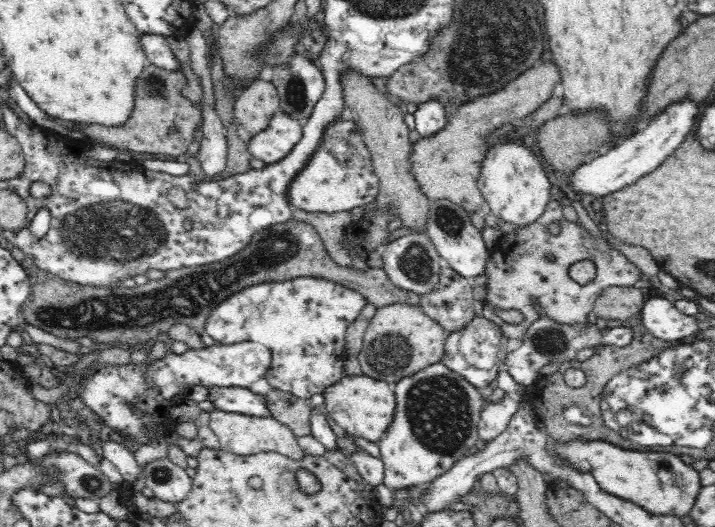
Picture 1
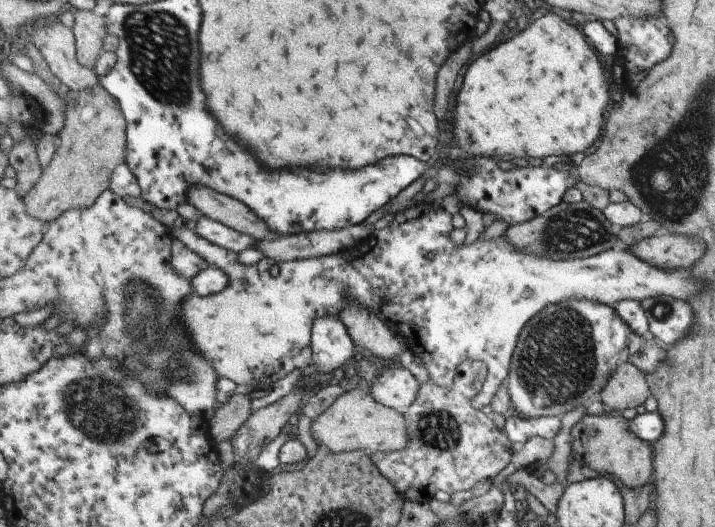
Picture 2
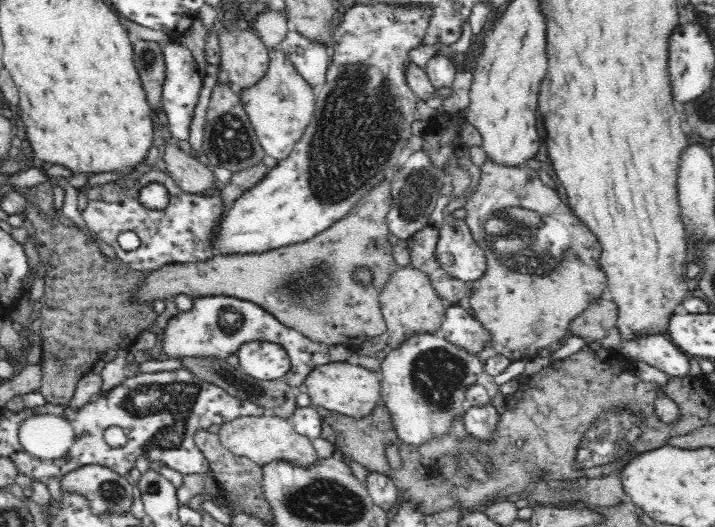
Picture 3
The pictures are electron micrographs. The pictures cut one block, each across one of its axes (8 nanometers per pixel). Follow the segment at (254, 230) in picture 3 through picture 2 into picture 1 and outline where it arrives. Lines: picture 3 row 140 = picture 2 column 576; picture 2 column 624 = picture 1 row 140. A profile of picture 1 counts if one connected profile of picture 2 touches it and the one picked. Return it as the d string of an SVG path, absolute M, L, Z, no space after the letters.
M348 116L334 119L323 128L312 154L285 186L287 204L306 214L334 214L364 207L375 201L378 192L379 178L364 142L364 131Z

